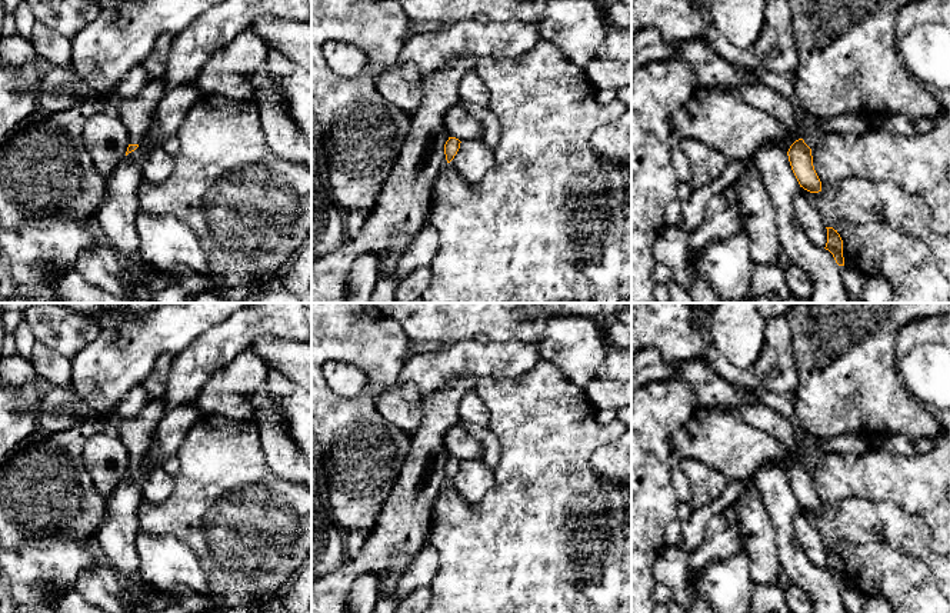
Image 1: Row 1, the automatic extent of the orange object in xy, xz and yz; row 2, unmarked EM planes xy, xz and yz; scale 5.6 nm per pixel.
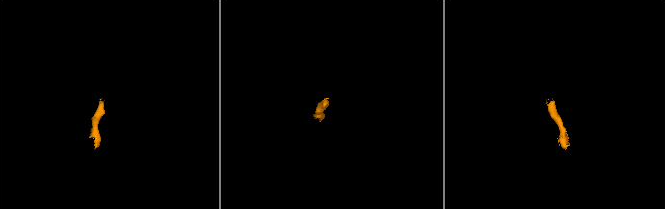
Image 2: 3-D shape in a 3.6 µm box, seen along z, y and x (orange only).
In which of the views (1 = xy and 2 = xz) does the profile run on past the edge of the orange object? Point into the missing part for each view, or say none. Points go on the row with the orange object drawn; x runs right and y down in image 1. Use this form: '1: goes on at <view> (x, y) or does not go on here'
1: goes on at xy (136, 113)
2: does not go on here

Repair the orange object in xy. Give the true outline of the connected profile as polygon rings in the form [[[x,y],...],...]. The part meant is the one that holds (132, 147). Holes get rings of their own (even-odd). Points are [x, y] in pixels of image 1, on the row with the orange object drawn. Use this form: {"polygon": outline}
{"polygon": [[[153,79],[131,99],[120,99],[119,117],[129,131],[129,147],[126,156],[134,151],[143,141],[151,126],[151,117],[157,104],[166,94],[163,79]]]}

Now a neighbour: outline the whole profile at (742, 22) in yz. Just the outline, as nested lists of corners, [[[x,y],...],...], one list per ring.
[[[709,0],[711,23],[736,47],[747,49],[761,36],[766,0]]]

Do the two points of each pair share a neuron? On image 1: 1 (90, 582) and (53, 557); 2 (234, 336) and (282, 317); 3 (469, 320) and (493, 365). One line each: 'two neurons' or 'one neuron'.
1: two neurons
2: one neuron
3: two neurons

